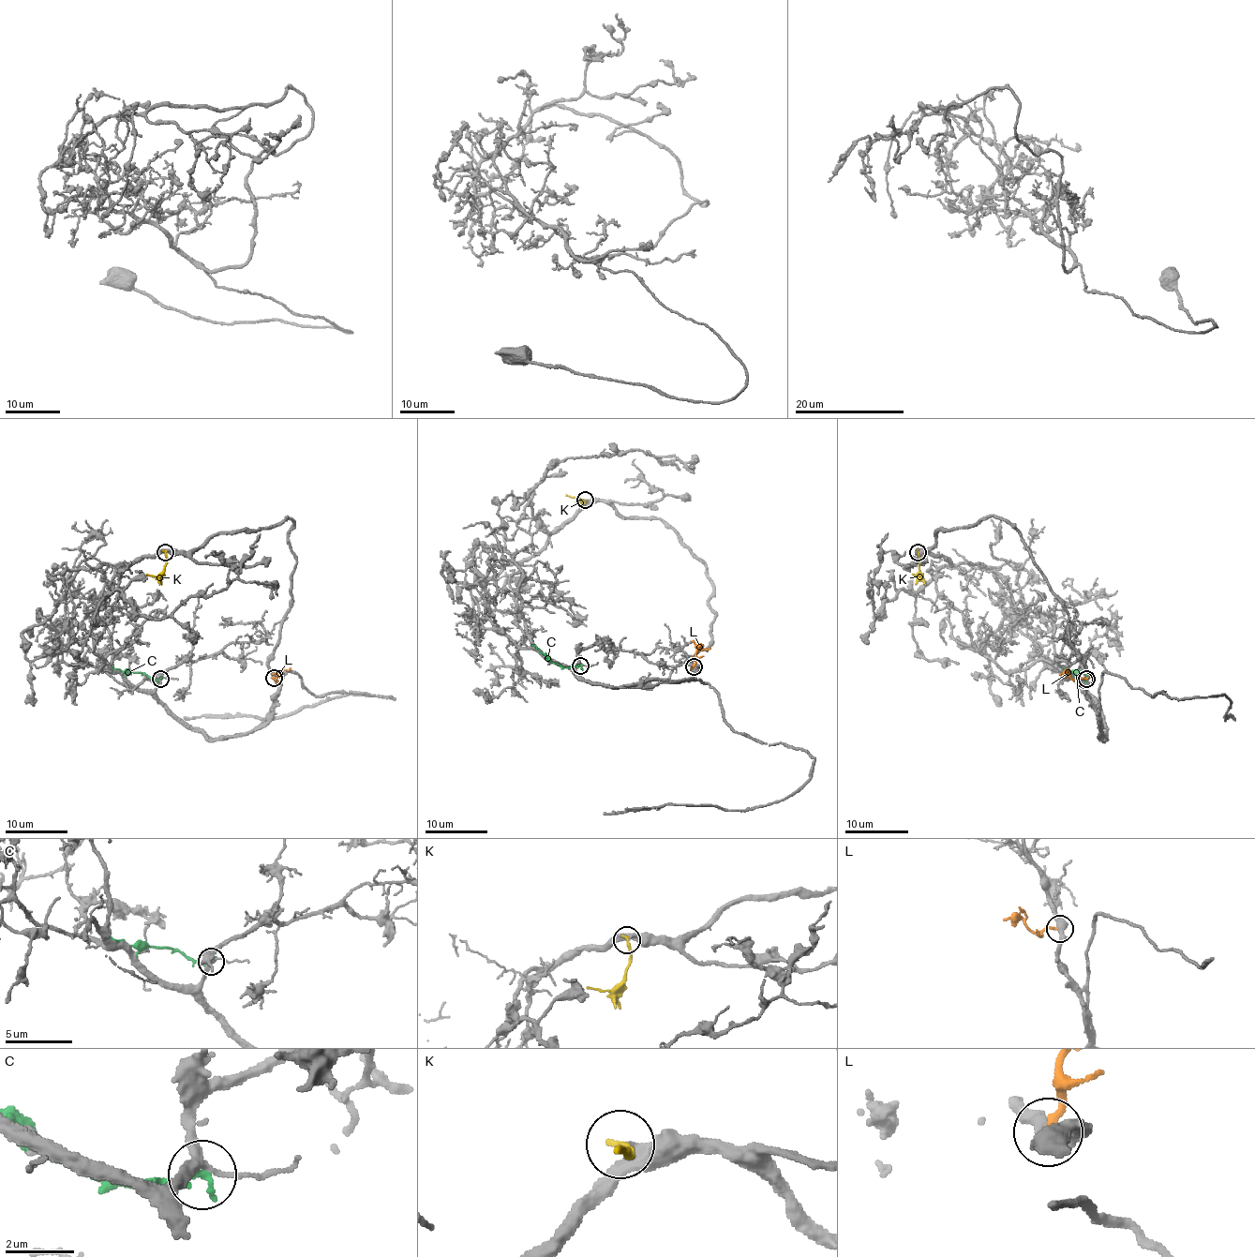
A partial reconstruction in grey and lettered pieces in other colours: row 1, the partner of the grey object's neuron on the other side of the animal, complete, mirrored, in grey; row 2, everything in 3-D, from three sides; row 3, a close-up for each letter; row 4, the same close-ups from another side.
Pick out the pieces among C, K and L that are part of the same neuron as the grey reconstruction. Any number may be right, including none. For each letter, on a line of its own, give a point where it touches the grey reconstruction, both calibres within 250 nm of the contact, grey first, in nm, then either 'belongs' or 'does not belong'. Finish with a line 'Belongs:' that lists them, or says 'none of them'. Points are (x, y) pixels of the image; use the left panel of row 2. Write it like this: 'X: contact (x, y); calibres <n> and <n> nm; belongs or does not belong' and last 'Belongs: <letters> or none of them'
C: contact (160, 679); calibres 220 and 240 nm; does not belong
K: contact (165, 552); calibres 240 and 200 nm; belongs
L: contact (274, 678); calibres 440 and 240 nm; does not belong
Belongs: K

